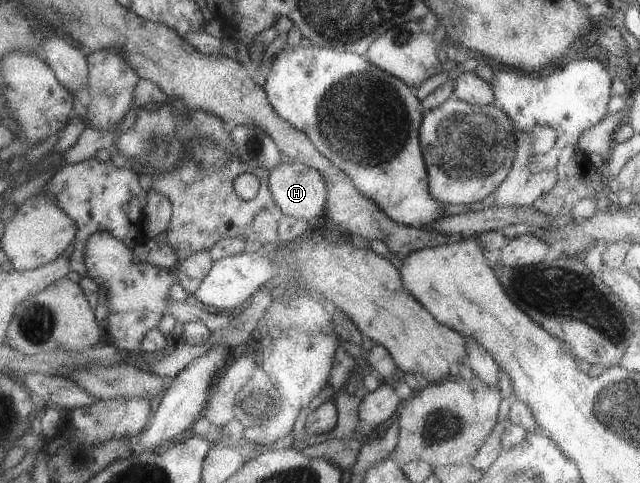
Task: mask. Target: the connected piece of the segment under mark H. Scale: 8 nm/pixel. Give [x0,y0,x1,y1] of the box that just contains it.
[269,161,328,220]

